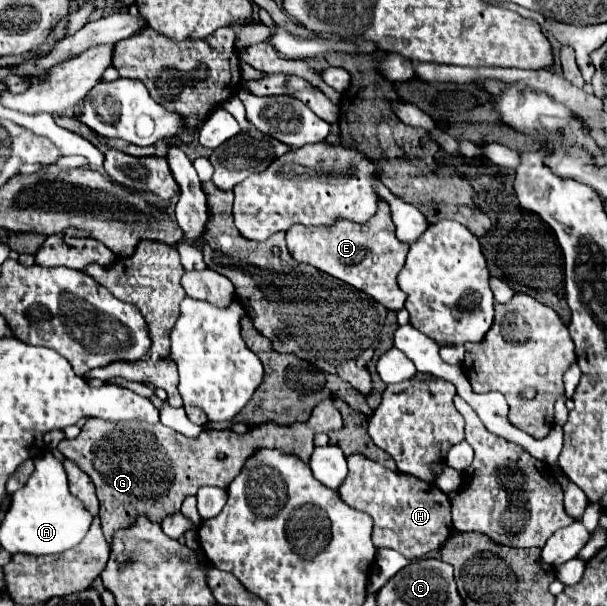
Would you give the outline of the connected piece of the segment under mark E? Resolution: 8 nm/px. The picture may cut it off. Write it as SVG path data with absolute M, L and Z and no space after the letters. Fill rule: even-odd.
M386 202L378 204L378 214L370 218L366 224L354 222L336 222L334 226L292 226L286 230L286 246L288 252L296 262L310 264L320 272L326 272L356 290L362 290L378 304L386 306L388 310L402 310L406 302L406 294L402 294L400 286L396 284L396 276L400 274L408 246L402 246L394 234L394 224L390 218L390 208Z

